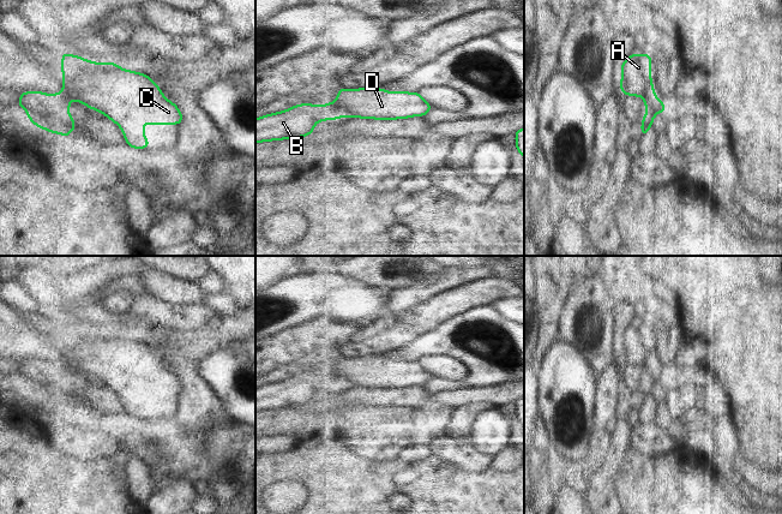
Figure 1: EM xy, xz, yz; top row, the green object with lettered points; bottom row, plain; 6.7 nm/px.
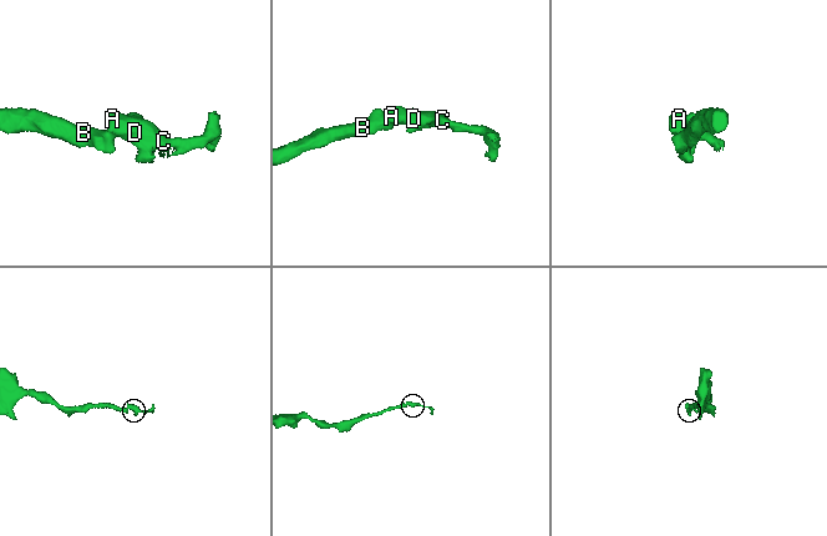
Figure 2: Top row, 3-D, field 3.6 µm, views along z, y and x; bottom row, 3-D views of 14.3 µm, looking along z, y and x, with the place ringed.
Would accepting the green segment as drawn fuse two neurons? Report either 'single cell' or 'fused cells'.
fused cells

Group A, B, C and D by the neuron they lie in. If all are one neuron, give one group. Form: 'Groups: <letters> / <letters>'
Groups: A C D / B

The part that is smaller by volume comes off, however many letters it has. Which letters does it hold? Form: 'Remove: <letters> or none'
Remove: A, C, D

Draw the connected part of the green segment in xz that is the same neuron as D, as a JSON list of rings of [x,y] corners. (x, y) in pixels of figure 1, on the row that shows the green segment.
[[[339,88],[336,104],[341,116],[365,119],[407,119],[423,116],[432,109],[419,92],[390,92],[378,88]]]

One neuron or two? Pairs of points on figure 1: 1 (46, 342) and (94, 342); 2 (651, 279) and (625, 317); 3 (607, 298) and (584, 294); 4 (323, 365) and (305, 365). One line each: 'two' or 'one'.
1: one
2: two
3: one
4: one

